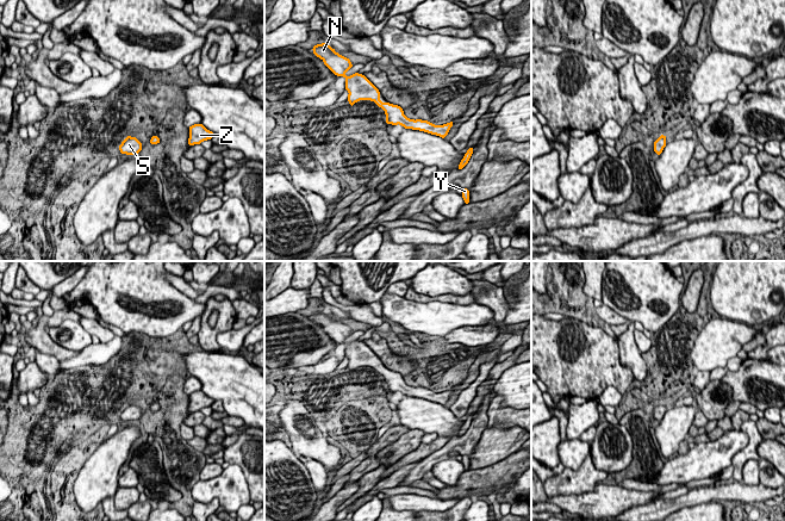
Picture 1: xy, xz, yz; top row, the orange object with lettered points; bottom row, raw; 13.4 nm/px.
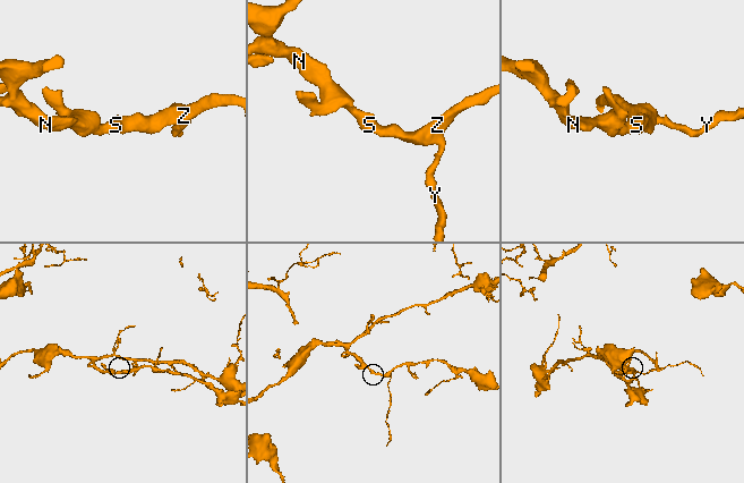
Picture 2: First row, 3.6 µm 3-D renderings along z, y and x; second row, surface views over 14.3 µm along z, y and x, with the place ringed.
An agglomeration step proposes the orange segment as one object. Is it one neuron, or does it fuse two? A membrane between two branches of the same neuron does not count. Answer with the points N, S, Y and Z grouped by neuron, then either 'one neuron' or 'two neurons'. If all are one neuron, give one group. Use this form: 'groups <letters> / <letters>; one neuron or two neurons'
groups N S Y Z; one neuron

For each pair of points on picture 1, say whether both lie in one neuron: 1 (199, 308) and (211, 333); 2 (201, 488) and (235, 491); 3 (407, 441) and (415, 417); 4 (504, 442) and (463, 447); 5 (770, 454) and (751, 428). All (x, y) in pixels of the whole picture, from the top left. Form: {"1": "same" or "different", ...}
{"1": "different", "2": "same", "3": "different", "4": "different", "5": "different"}

